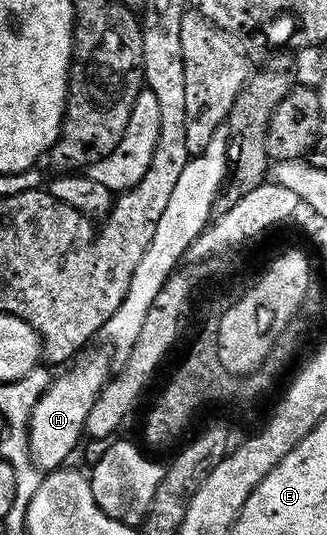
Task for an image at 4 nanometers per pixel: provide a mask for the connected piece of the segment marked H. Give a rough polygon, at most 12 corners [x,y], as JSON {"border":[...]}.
{"border":[[92,352],[58,375],[33,411],[29,456],[68,465],[111,379]]}

